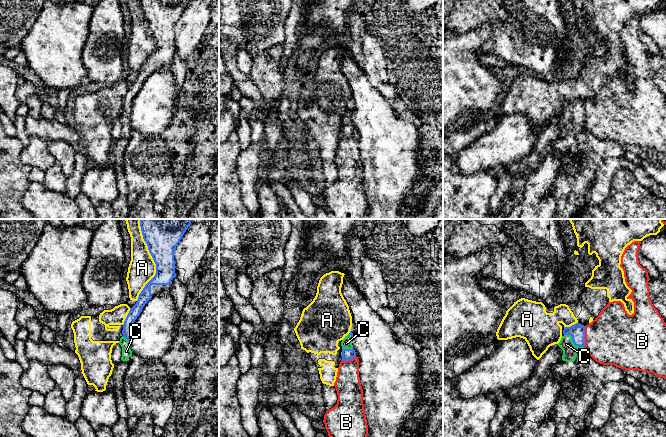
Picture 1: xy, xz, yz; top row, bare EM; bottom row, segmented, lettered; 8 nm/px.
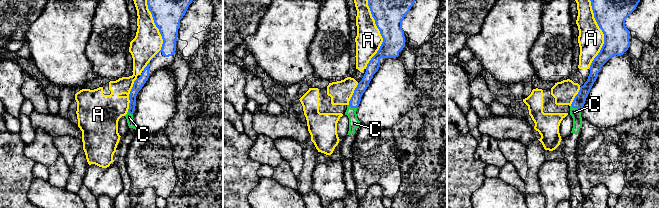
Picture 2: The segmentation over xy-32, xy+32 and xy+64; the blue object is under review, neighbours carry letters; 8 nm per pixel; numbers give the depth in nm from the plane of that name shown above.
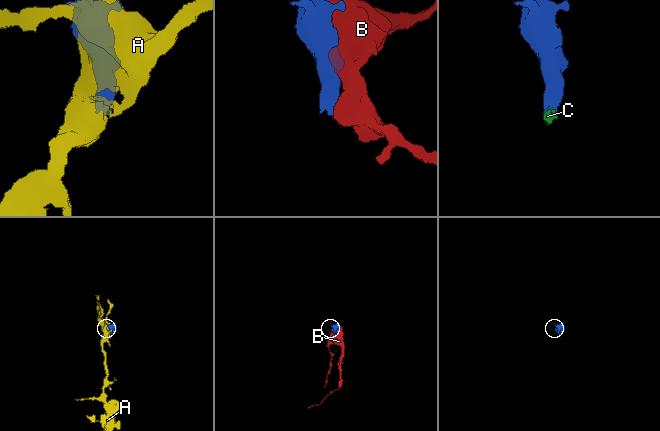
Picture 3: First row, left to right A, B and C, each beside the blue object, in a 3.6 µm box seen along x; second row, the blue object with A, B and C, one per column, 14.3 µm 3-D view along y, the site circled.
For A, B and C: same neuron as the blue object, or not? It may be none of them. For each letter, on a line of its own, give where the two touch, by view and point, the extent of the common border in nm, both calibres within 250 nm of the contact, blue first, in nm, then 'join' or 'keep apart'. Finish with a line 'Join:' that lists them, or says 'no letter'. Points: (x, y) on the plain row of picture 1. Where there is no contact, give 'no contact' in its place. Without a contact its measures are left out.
A: contact xy (154, 37); length 600 nm; calibres 260 and 220 nm; keep apart
B: contact yz (584, 112); length 170 nm; calibres 120 and 440 nm; keep apart
C: contact yz (572, 116); length 190 nm; calibres 120 and 110 nm; join
Join: C

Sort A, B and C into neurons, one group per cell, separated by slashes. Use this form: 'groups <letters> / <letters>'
groups A / B / C

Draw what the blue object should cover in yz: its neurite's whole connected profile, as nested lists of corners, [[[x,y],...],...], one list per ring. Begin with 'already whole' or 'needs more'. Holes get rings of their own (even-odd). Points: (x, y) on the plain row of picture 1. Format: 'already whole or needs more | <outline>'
needs more | [[[576,99],[564,103],[563,112],[557,120],[562,126],[562,136],[550,146],[560,158],[562,166],[556,177],[556,211],[551,219],[572,219],[577,208],[585,201],[585,191],[594,180],[596,170],[610,158],[626,158],[635,166],[638,183],[654,195],[666,199],[666,186],[657,183],[641,167],[641,159],[631,151],[624,150],[614,141],[596,138],[584,128],[585,102]]]

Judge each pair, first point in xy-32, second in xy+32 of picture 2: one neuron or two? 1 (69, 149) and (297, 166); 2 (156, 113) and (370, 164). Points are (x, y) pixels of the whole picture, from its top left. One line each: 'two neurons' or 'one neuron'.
1: one neuron
2: two neurons

